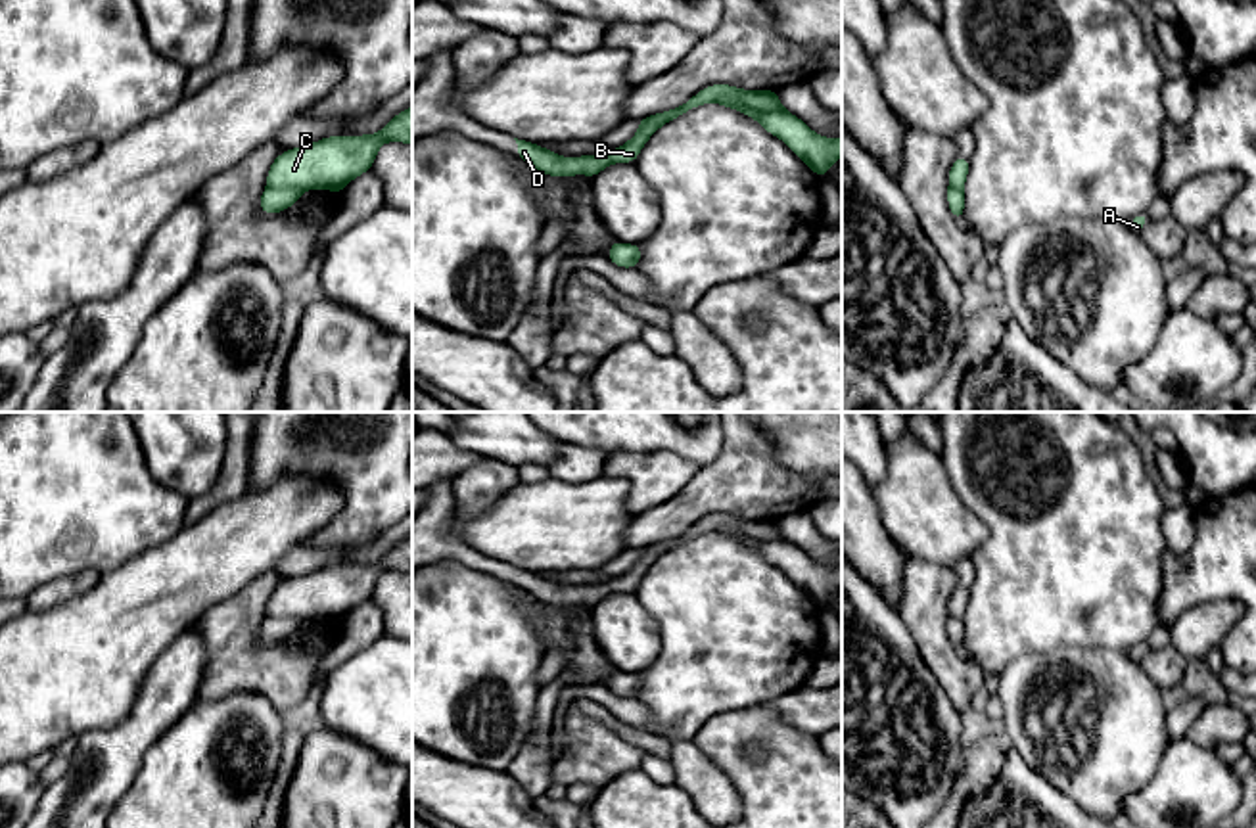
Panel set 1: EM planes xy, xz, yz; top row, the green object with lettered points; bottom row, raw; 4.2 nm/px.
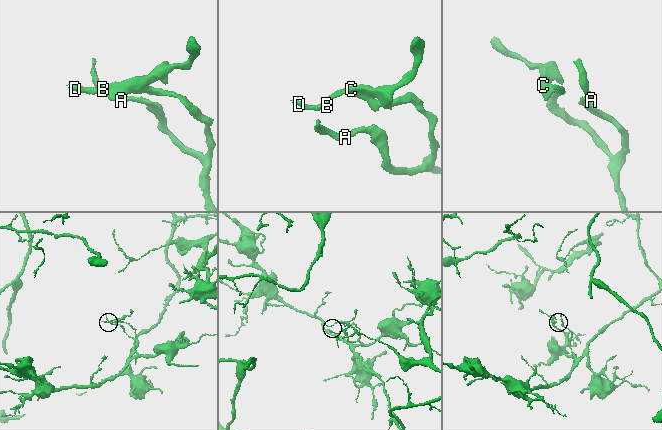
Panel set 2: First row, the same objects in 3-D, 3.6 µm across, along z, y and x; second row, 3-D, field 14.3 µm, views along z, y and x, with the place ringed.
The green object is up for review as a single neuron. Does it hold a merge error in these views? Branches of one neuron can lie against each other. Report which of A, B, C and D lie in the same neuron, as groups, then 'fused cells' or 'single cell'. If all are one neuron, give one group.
A B D / C | fused cells

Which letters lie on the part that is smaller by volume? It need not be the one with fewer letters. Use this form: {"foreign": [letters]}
{"foreign": ["C"]}

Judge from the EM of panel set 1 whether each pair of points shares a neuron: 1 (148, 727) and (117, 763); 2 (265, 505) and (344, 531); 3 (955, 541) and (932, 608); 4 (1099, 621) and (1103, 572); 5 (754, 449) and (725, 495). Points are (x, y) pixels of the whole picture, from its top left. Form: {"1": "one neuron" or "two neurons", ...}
{"1": "one neuron", "2": "two neurons", "3": "two neurons", "4": "one neuron", "5": "one neuron"}

